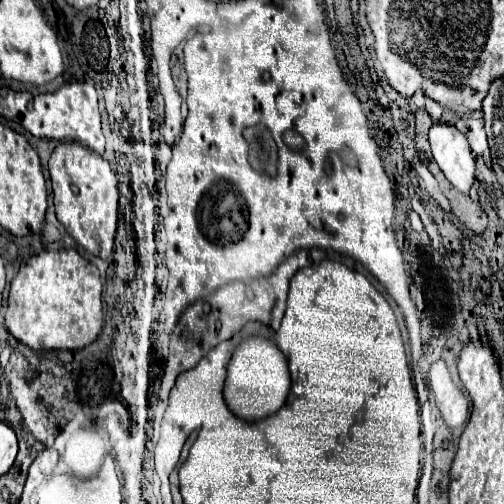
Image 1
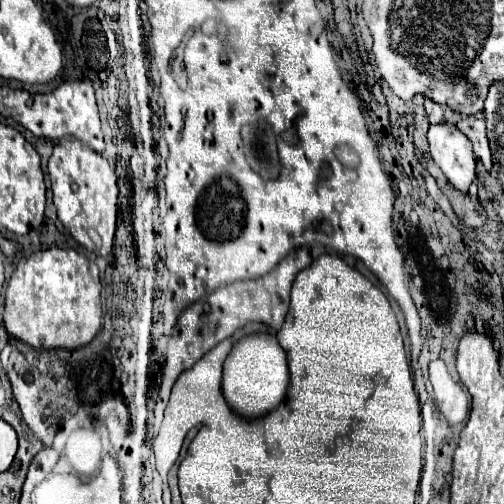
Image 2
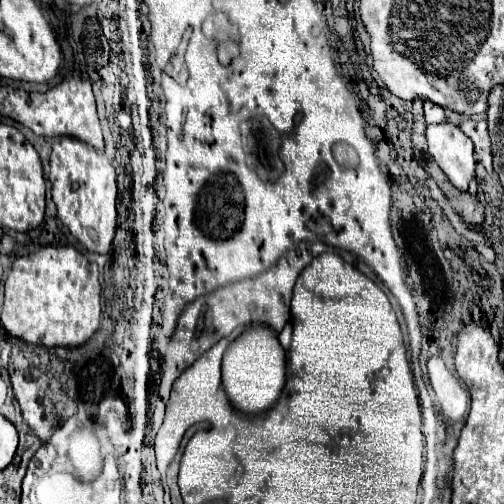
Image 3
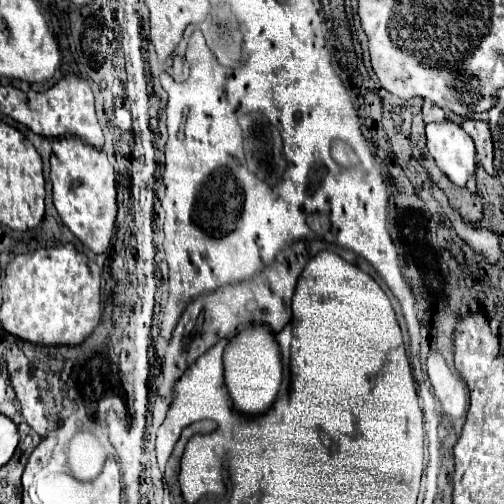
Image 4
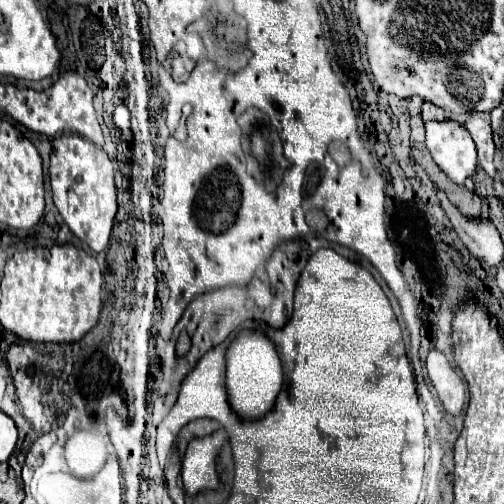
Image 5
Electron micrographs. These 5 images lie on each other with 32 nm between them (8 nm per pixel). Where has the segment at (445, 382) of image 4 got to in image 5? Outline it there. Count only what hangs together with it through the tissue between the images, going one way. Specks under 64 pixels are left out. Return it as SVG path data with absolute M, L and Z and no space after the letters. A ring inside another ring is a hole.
M436 348L430 350L426 356L426 370L444 408L450 414L458 416L466 404L466 382L462 374L456 368L452 368L446 356Z

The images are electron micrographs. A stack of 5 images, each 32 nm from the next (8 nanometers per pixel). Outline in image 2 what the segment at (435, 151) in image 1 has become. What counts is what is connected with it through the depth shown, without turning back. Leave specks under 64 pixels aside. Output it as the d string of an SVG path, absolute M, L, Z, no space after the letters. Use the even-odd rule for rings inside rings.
M434 124L428 128L430 156L442 168L446 178L460 192L468 192L468 186L476 178L476 160L472 154L472 142L454 124Z

